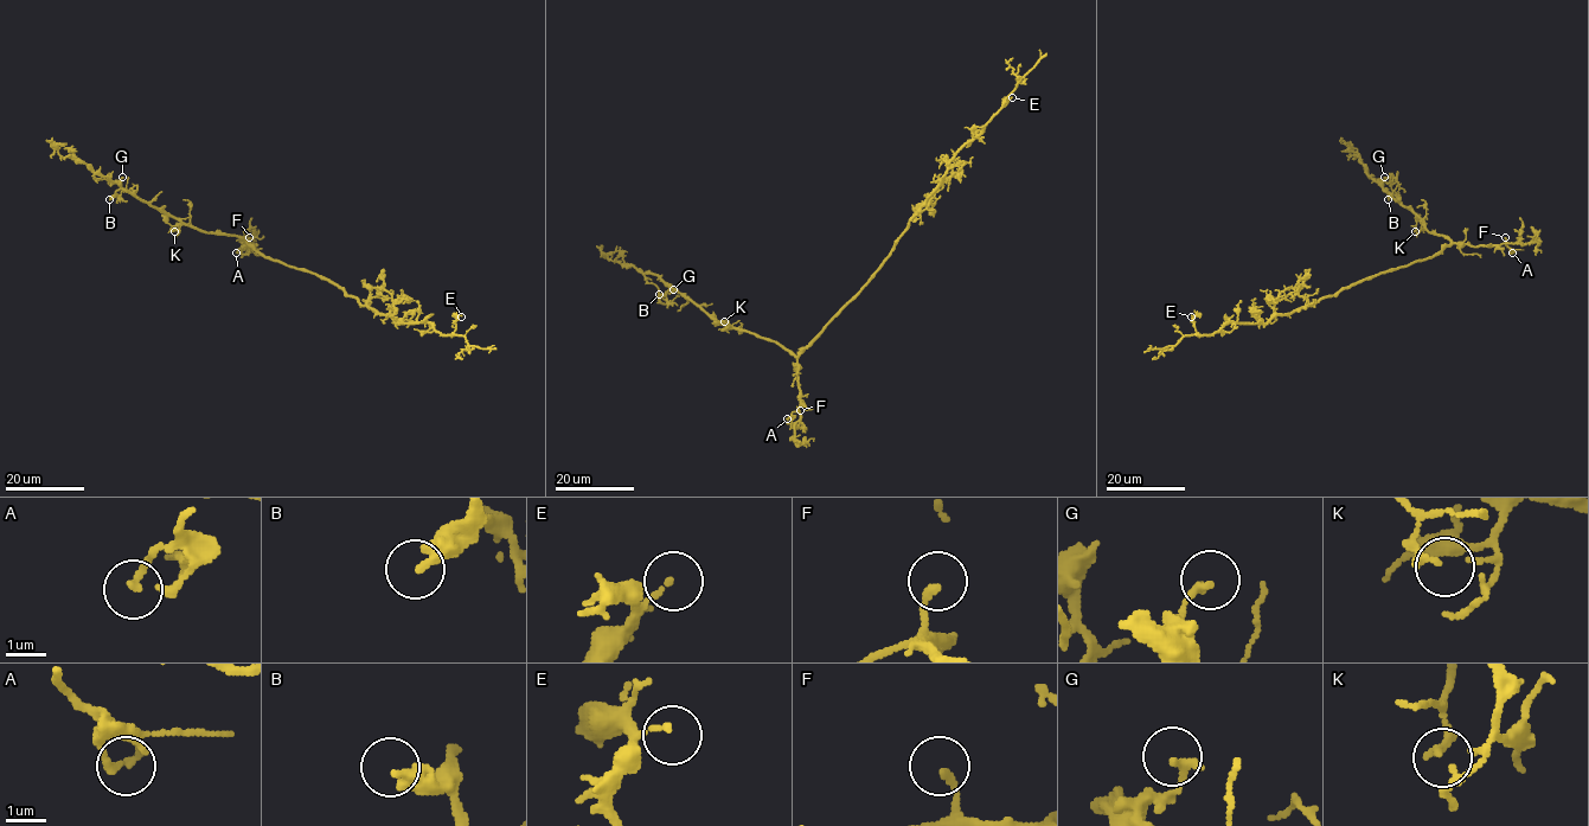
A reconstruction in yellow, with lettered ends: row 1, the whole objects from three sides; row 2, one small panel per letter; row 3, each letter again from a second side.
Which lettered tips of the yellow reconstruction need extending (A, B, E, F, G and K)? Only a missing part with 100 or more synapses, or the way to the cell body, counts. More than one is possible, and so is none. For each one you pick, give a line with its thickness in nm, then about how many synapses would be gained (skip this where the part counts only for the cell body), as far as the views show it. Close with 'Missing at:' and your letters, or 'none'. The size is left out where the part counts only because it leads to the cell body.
Missing at: none

